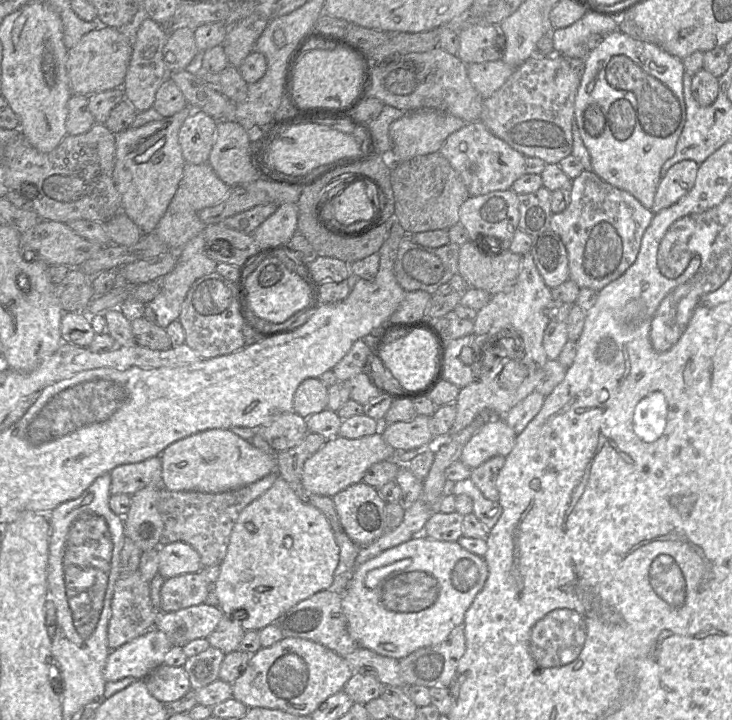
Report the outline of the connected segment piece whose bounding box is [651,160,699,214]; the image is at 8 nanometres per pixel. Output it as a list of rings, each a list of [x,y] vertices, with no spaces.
[[[682,160],[669,168],[658,184],[651,208],[653,214],[671,206],[692,189],[698,167],[693,160]]]

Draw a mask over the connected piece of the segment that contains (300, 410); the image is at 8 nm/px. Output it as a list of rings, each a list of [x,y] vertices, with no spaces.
[[[318,378],[305,379],[294,393],[293,412],[307,419],[327,409],[328,388]]]

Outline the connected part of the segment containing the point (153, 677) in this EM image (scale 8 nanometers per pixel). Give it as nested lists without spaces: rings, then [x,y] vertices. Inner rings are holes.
[[[162,664],[143,680],[149,693],[163,704],[177,701],[191,690],[184,666]]]

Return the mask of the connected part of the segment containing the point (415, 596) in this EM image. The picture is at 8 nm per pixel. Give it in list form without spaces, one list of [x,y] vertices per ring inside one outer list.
[[[417,535],[353,569],[352,578],[342,593],[348,632],[360,647],[399,660],[419,648],[443,642],[455,627],[463,625],[466,611],[487,578],[484,557],[469,552],[457,541],[439,541]]]

